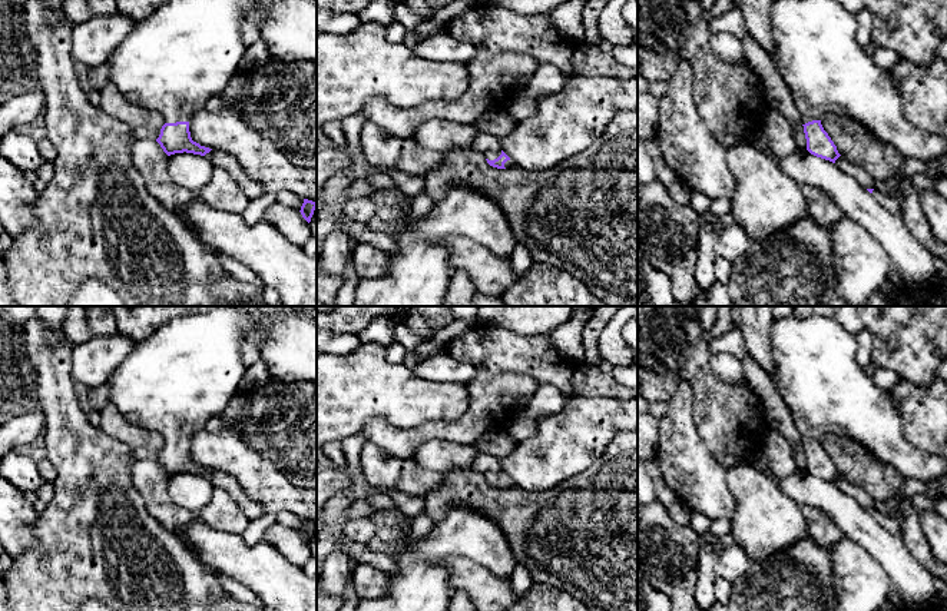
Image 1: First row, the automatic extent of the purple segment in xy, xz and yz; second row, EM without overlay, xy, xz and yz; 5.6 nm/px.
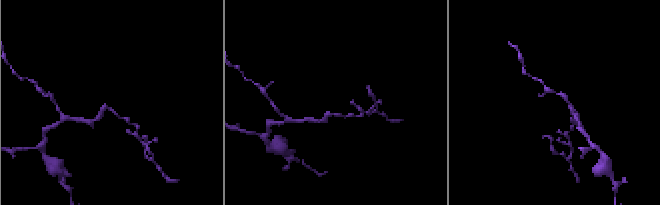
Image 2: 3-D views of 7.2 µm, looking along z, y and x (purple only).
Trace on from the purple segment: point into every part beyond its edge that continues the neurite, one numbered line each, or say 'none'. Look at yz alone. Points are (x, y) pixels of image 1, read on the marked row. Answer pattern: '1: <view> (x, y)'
1: yz (815, 50)

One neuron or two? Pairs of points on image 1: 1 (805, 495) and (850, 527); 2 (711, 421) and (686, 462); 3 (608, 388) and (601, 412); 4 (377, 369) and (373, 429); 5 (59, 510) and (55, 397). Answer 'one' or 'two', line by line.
1: one
2: two
3: two
4: two
5: one

